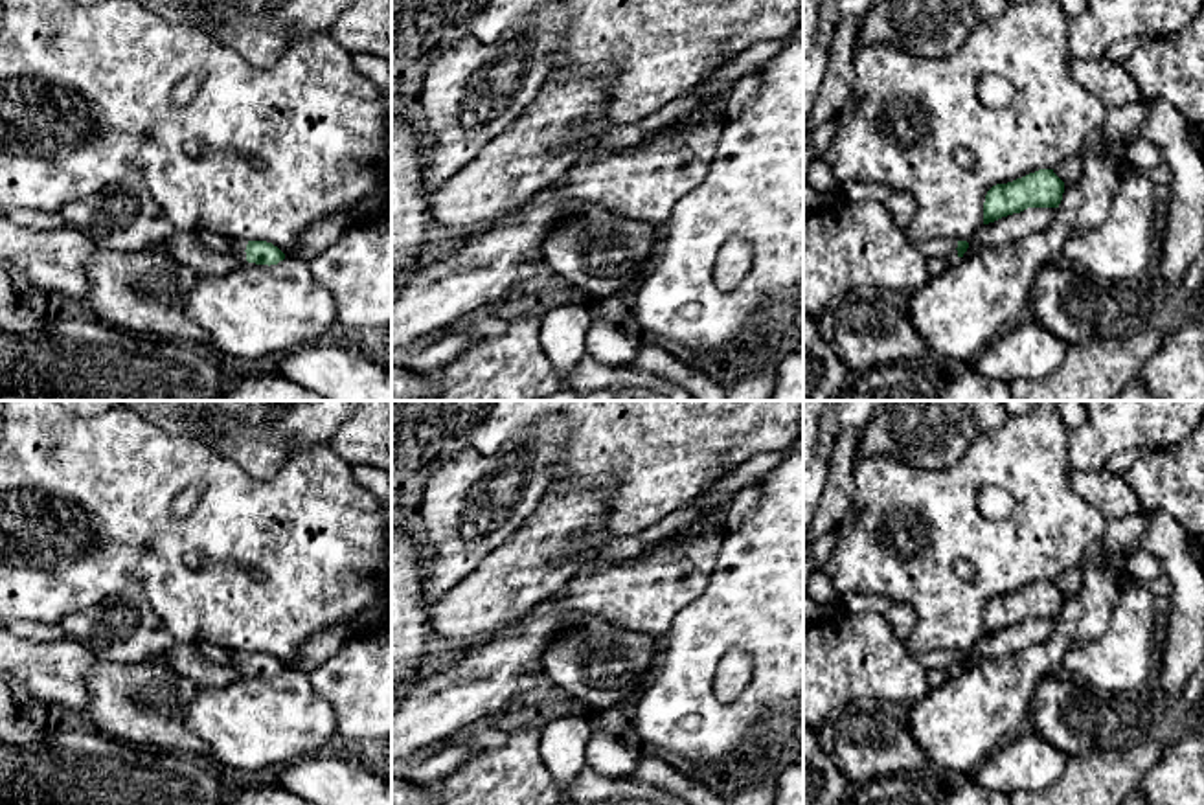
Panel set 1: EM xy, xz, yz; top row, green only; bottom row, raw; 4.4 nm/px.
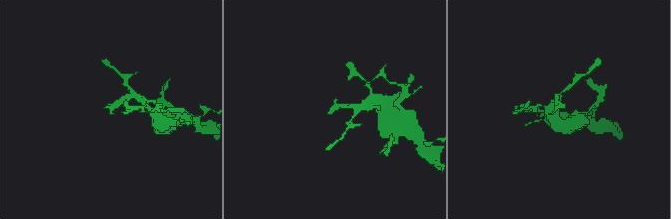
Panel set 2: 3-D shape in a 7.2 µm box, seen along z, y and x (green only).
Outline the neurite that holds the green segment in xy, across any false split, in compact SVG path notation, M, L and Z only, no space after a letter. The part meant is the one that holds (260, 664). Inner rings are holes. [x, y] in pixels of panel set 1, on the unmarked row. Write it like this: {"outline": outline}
{"outline": "M232 652L232 665L239 669L243 675L256 675L256 676L278 676L285 671L285 665L267 652Z"}

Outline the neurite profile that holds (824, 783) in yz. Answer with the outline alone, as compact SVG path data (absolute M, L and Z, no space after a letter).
M803 730L803 805L840 805L853 783L823 754L818 731Z

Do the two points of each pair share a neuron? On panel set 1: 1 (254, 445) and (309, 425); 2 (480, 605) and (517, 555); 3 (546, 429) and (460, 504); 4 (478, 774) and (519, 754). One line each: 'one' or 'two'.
1: one
2: one
3: one
4: one

